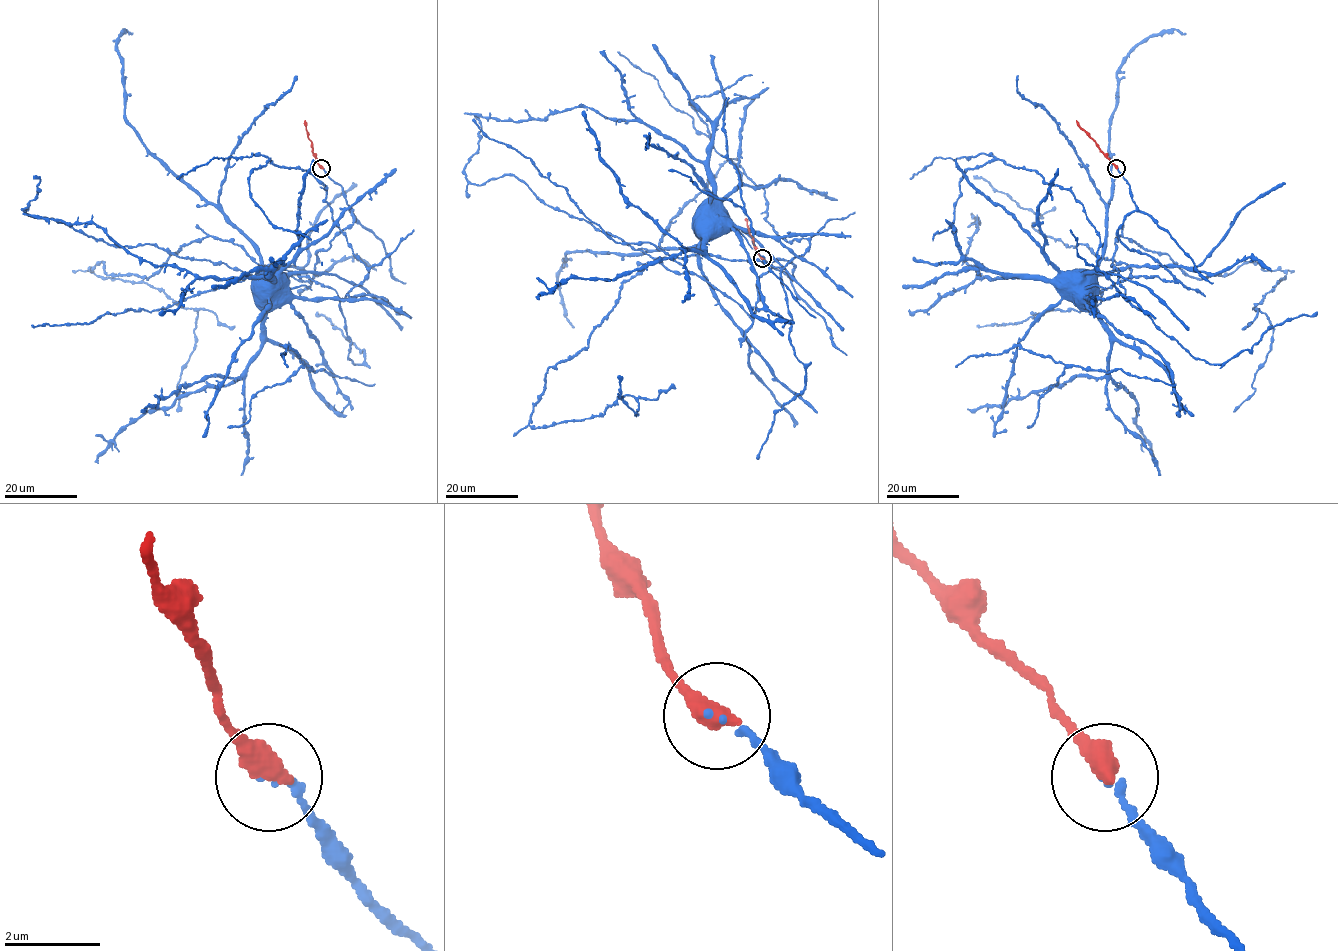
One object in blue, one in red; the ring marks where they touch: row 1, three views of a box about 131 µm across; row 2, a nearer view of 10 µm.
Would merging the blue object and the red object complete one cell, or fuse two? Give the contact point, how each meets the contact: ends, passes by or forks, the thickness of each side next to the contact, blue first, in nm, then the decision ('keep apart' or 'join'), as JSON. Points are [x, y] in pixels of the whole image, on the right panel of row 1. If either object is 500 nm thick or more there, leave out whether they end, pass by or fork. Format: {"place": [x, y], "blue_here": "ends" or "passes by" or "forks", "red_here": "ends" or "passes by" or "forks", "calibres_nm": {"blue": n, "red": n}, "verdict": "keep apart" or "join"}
{"place": [1116, 168], "calibres_nm": {"blue": 70, "red": 500}, "verdict": "join"}

